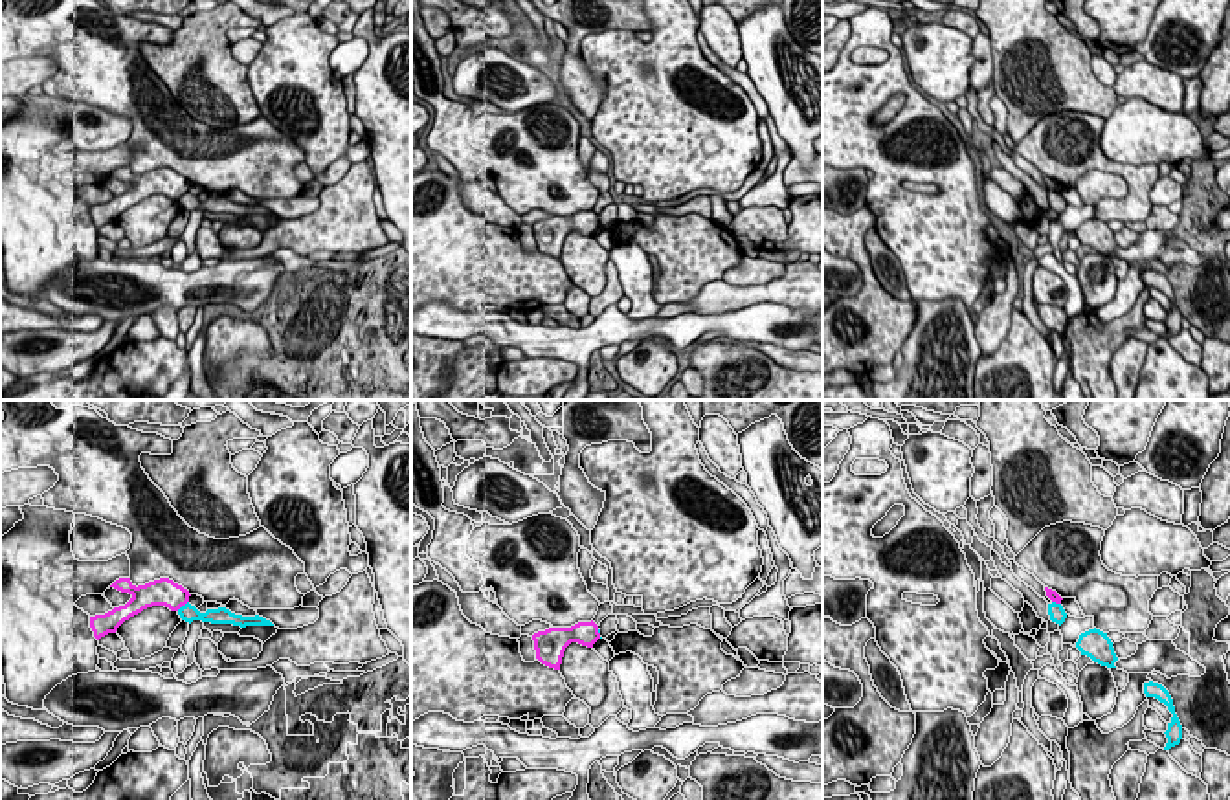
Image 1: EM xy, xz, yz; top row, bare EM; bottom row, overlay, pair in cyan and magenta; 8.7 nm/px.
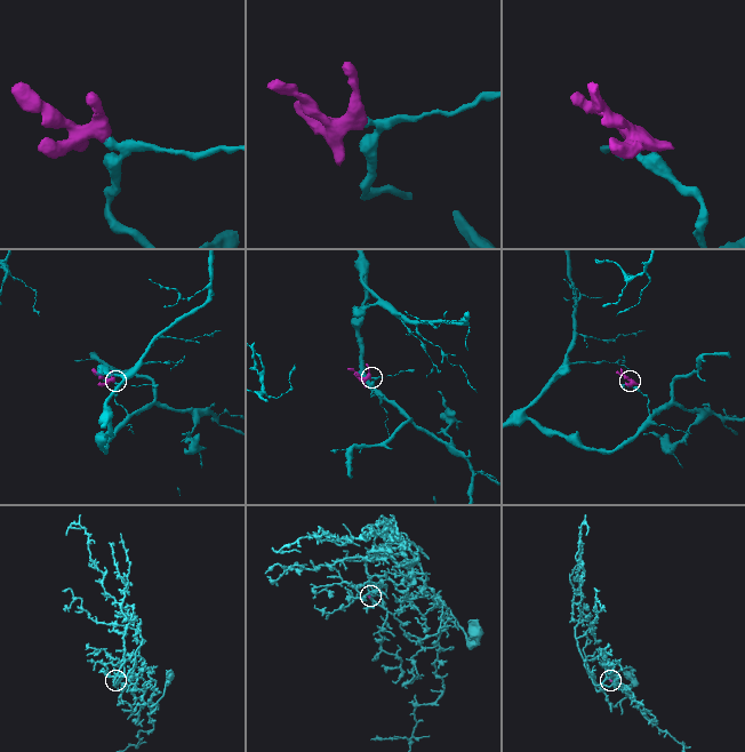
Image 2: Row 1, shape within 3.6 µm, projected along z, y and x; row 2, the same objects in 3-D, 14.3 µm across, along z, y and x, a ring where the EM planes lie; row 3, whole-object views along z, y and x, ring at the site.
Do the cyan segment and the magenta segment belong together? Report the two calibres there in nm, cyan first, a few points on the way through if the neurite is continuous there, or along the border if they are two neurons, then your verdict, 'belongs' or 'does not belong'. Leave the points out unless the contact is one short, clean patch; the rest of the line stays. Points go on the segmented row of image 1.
140/240 nm | along xy (188, 600), (177, 610) | does not belong

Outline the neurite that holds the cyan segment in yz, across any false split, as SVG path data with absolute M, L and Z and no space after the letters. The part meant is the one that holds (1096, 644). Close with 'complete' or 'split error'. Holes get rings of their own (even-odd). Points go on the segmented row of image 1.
M1096 628L1089 629L1079 635L1076 648L1081 651L1081 655L1090 657L1094 662L1107 668L1116 668L1114 662L1118 657L1107 633Z; complete

